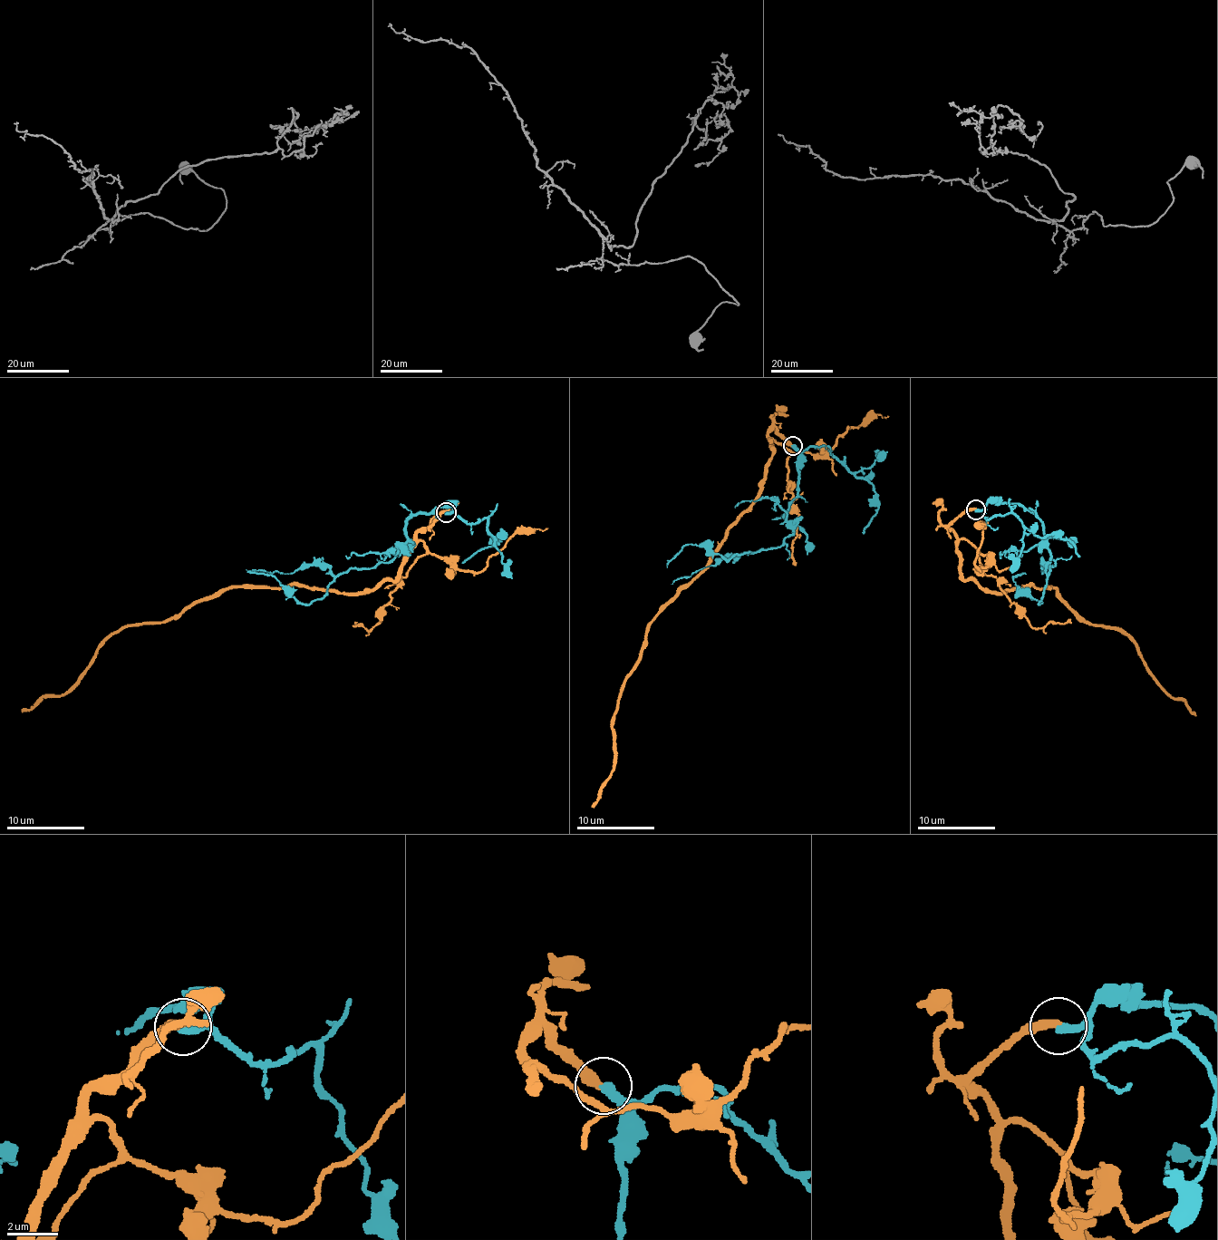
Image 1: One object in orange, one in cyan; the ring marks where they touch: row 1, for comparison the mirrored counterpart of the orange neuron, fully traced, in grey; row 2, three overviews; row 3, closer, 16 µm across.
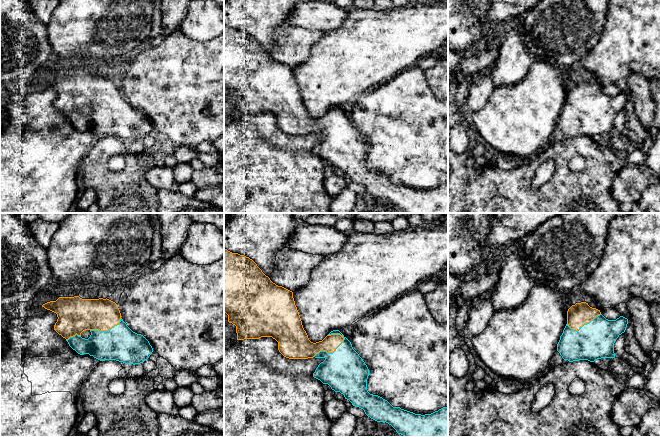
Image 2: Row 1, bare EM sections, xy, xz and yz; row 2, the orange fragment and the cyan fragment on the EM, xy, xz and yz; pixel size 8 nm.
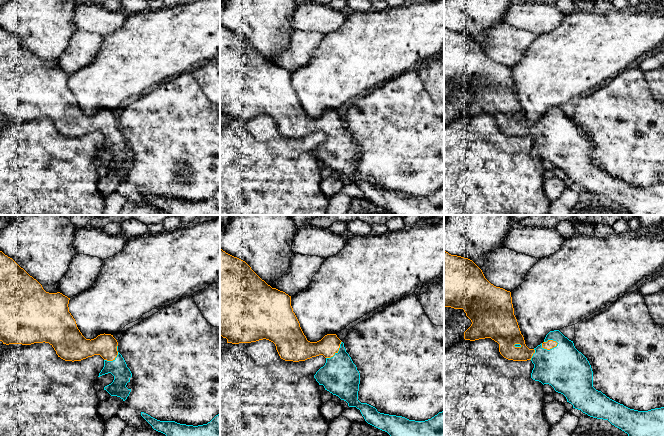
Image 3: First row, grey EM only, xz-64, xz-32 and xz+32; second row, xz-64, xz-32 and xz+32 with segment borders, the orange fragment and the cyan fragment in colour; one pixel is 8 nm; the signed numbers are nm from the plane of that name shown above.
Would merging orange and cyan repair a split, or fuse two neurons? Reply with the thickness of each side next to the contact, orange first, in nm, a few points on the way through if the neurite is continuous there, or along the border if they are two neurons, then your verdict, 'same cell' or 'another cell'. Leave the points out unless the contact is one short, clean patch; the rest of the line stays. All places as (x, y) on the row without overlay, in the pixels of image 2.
190 nm thick on the orange side, 340 nm on the other; same cell

